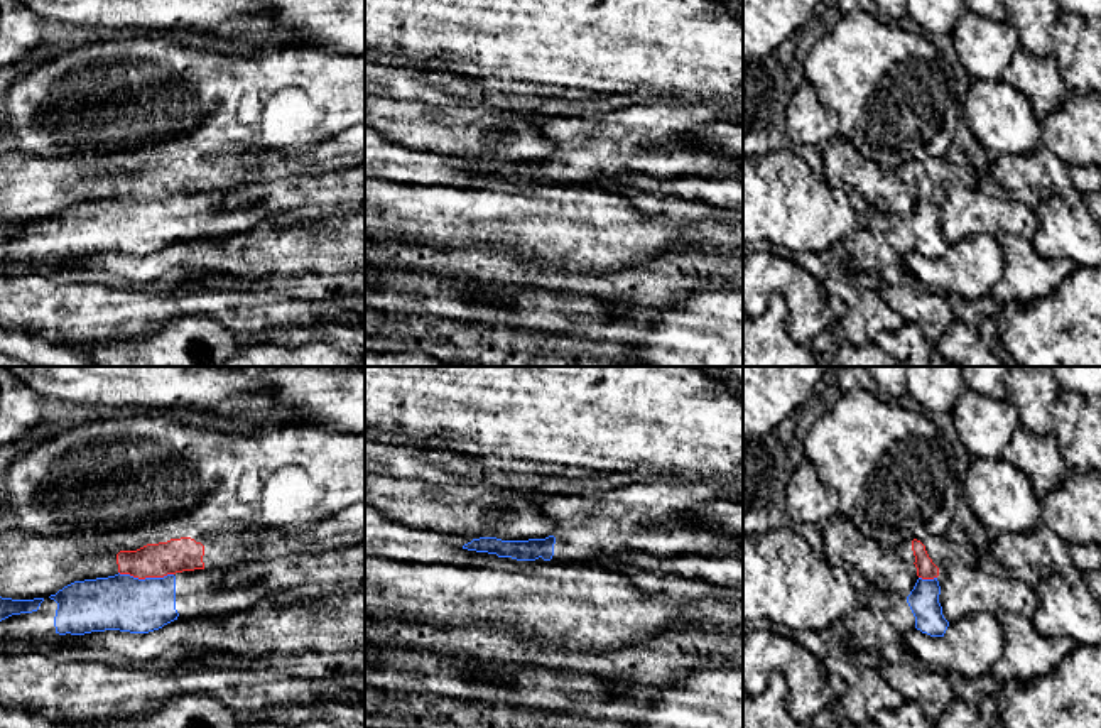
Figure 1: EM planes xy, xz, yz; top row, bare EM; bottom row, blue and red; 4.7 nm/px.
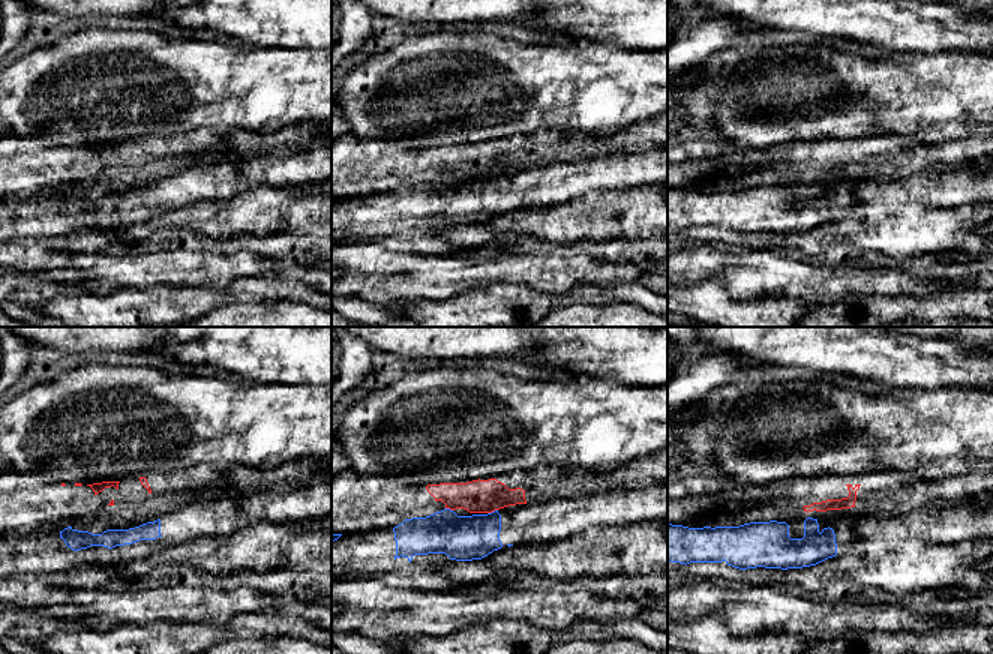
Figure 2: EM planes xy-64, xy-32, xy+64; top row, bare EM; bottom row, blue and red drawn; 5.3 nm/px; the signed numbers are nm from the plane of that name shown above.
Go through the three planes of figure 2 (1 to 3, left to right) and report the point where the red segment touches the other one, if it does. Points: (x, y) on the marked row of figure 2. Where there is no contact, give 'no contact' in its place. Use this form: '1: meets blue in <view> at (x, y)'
1: no contact
2: meets blue in xy-32 at (492, 512)
3: no contact

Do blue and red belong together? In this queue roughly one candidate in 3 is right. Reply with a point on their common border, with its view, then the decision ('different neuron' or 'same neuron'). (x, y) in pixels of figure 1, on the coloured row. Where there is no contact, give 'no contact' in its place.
meets blue in xy at (146, 578); different neuron

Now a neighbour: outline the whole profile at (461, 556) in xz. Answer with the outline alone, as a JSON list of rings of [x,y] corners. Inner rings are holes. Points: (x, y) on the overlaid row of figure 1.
[[[365,505],[365,556],[453,566],[486,566],[498,559],[496,554],[464,549],[473,539],[464,534],[415,529],[382,517],[375,507]]]

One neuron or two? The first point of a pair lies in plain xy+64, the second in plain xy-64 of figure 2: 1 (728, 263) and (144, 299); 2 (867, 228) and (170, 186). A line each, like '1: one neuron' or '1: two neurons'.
1: two neurons
2: two neurons

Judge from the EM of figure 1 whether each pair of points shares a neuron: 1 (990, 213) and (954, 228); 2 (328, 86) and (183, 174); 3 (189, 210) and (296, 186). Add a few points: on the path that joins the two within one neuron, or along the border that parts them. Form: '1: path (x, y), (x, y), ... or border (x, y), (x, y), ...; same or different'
1: path (981, 213), (970, 213), (963, 220); same
2: border (237, 146), (227, 146), (218, 152); different
3: path (216, 210), (250, 210), (269, 200); same

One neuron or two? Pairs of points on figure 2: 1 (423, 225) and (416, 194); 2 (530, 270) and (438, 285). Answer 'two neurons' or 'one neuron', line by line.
1: one neuron
2: one neuron

